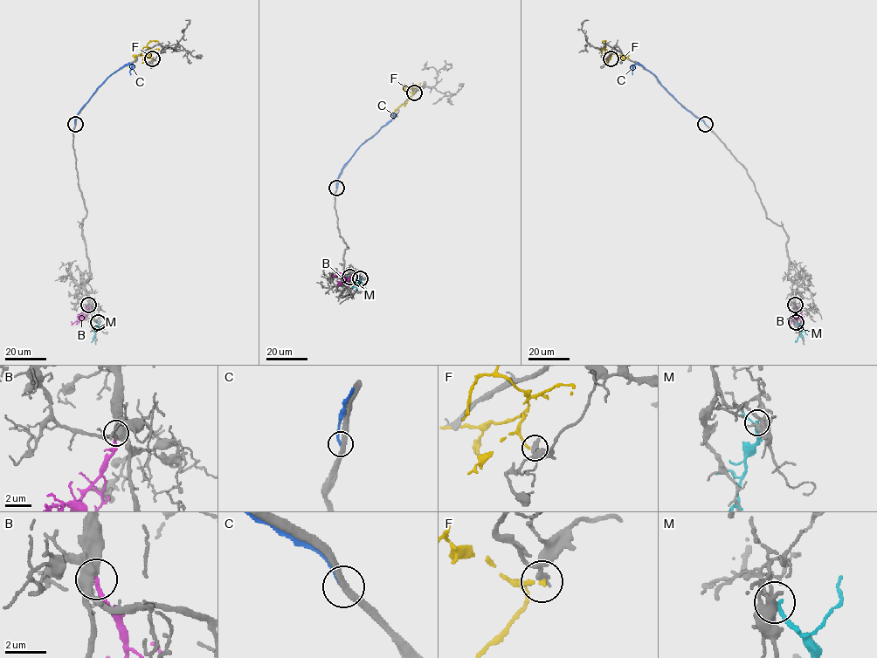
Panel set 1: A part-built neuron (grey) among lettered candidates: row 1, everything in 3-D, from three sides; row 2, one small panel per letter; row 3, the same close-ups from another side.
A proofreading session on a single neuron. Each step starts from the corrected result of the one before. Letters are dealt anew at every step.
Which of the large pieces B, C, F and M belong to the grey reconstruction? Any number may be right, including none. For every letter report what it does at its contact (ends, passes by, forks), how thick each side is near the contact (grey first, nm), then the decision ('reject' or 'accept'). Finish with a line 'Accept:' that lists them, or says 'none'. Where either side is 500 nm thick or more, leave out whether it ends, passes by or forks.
B: it ends there; 320 nm thick on the grey side, 220 nm on the other; accept
C: it ends there; 340 nm thick on the grey side, 180 nm on the other; reject
F: it ends there; 240 nm thick on the grey side, 170 nm on the other; reject
M: it ends there; 400 nm thick on the grey side, 260 nm on the other; reject
Accept: B

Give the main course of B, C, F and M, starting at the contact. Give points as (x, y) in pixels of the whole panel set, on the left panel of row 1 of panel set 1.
B: (88, 304), (86, 311), (72, 323), (71, 321)
C: (74, 124), (81, 107), (108, 76), (129, 64), (130, 74)
F: (152, 58), (147, 44), (152, 40), (158, 42)
M: (98, 322), (91, 342)

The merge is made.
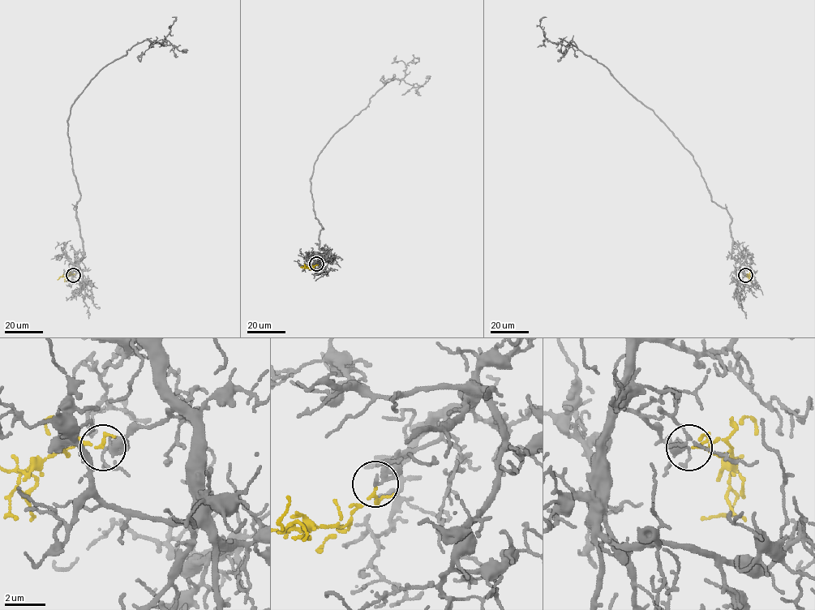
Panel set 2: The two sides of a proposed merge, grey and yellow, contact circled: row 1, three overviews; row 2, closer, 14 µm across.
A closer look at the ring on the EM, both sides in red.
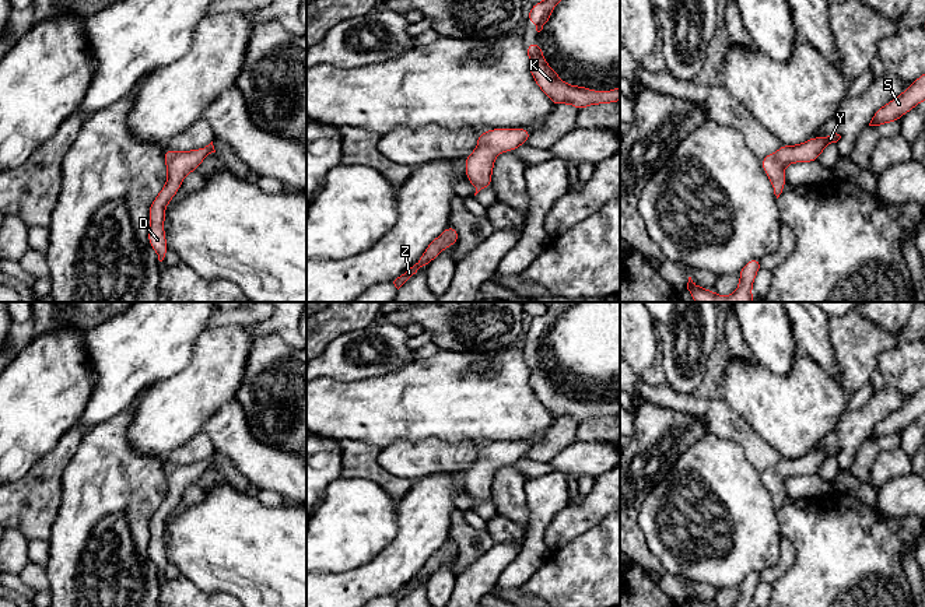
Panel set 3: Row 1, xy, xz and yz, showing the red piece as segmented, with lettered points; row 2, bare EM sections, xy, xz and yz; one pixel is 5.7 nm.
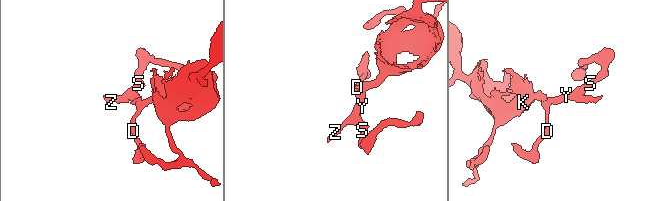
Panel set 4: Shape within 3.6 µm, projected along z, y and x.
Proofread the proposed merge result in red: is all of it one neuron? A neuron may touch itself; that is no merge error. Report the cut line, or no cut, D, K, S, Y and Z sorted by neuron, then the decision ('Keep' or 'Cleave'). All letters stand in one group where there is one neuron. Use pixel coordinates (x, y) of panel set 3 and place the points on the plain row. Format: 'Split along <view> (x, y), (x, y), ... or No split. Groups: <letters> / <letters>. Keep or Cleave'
No split. Groups: D K S Y Z. Keep

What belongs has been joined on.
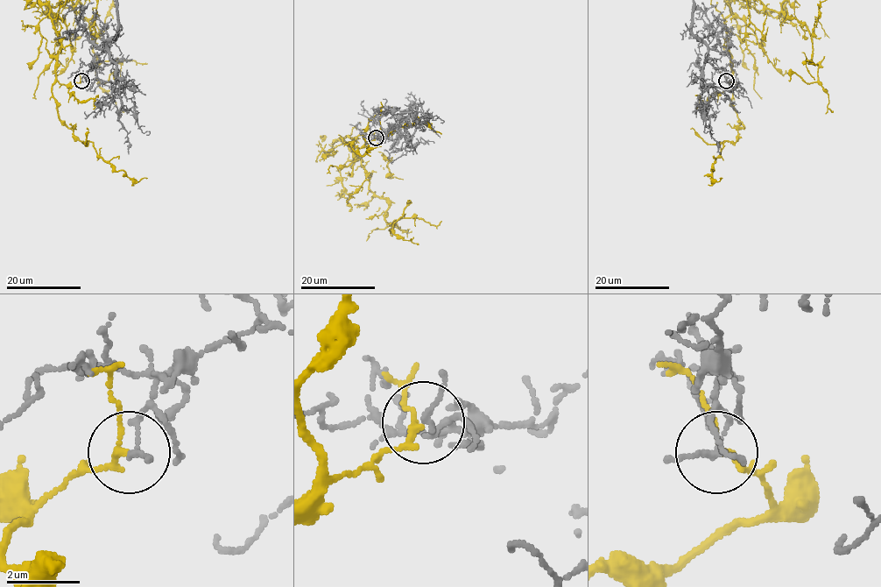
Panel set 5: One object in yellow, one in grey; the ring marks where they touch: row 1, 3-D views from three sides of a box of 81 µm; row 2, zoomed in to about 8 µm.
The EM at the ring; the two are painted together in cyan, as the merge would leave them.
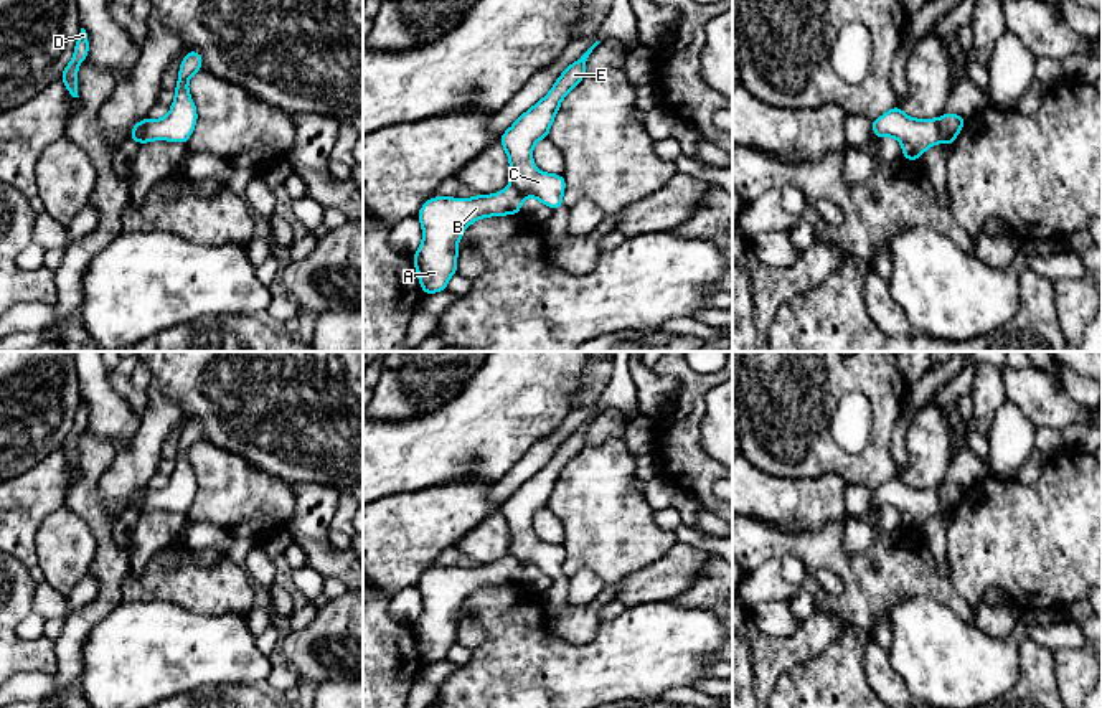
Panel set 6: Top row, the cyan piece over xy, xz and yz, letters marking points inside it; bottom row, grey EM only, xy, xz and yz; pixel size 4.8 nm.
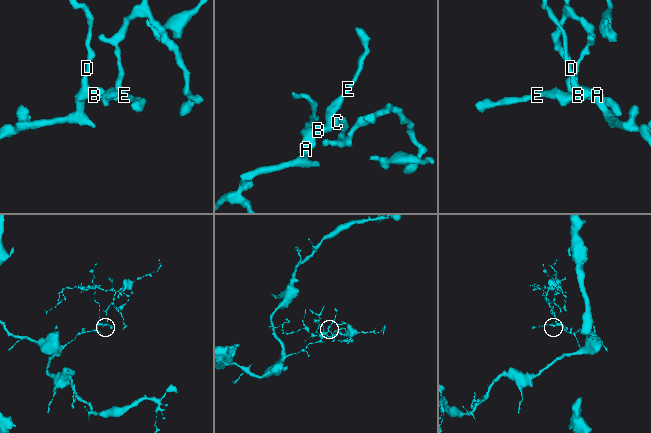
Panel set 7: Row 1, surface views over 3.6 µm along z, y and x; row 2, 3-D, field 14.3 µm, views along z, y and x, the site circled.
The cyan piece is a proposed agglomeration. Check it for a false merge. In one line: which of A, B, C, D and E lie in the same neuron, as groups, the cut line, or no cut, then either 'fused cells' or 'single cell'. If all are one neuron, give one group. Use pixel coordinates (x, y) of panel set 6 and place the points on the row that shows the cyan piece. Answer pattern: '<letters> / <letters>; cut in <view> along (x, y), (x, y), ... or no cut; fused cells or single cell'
A B D / C E; cut in xy along (145, 119), (137, 142); fused cells

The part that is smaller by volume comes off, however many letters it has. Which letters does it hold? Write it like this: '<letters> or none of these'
C, E

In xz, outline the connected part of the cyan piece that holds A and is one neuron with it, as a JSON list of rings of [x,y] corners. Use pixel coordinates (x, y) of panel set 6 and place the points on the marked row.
[[[511,185],[493,195],[477,195],[473,198],[432,196],[427,200],[417,211],[422,226],[422,244],[412,254],[422,294],[445,292],[449,279],[457,274],[459,251],[455,246],[462,241],[467,226],[480,218],[518,215],[523,201],[525,195]]]

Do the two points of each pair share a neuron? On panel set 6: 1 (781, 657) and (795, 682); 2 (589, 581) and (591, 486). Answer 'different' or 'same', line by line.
1: different
2: different

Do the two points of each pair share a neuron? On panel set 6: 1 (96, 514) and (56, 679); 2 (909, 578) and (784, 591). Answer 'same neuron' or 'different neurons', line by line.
1: same neuron
2: different neurons

